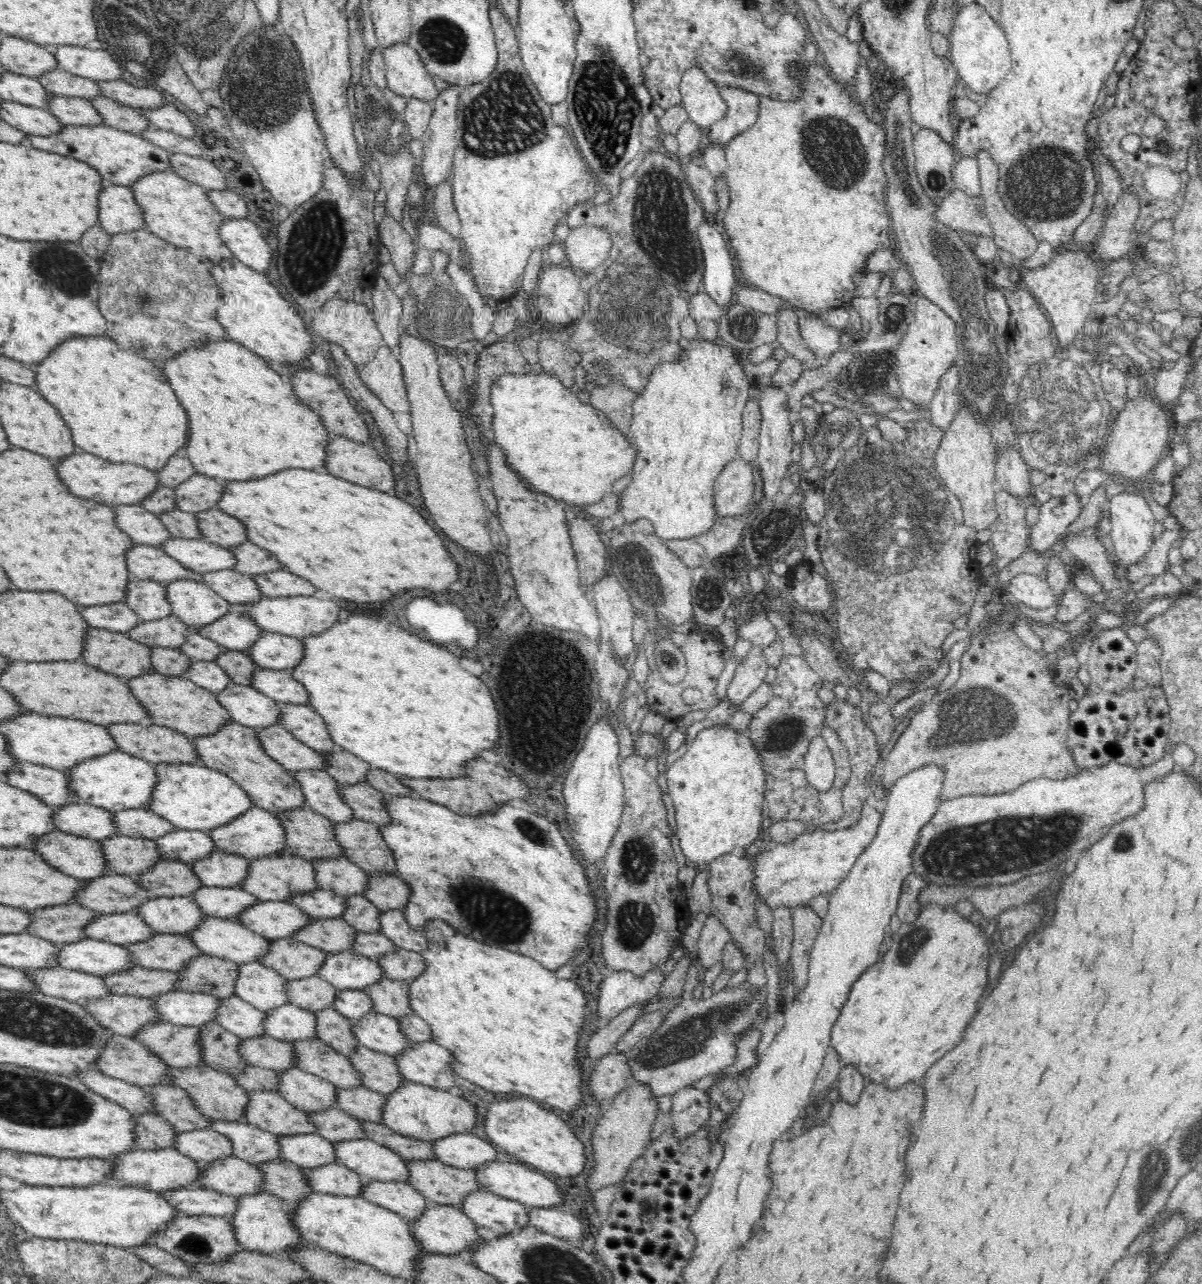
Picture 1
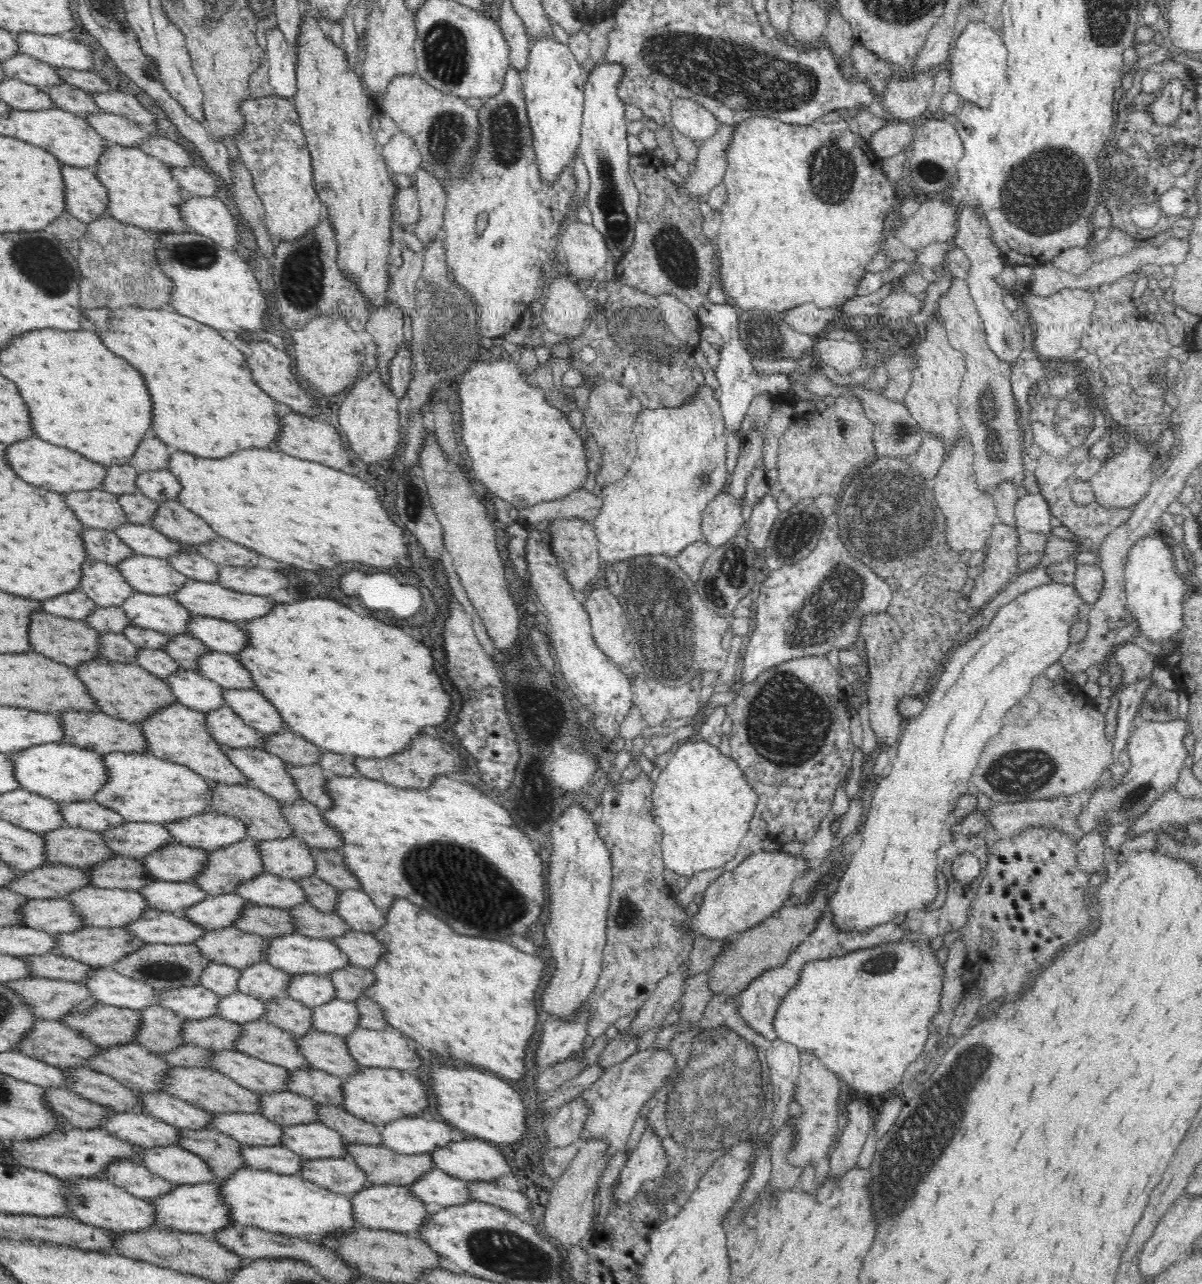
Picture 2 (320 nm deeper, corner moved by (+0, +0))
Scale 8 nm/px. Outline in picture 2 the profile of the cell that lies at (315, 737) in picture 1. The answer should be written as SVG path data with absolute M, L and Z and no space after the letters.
M248 688L222 690L224 706L230 707L242 722L263 734L285 730L284 721L272 703L262 693Z

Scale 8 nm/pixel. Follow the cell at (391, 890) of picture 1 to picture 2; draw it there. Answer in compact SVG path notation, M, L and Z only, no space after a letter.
M312 846L310 855L315 861L314 877L320 878L338 890L361 890L360 882L347 870L338 850Z

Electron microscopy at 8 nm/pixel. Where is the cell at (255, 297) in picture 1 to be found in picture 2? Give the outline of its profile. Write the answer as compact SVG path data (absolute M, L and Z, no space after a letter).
M188 232L155 233L154 259L174 288L170 288L168 308L182 316L197 320L216 330L252 331L257 335L264 328L266 298L252 268L232 248L227 249L207 236Z

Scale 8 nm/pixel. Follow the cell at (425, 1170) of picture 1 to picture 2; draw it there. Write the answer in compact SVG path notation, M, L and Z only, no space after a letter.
M345 1143L347 1159L366 1174L367 1184L407 1186L422 1174L435 1169L428 1152L400 1154L386 1146Z

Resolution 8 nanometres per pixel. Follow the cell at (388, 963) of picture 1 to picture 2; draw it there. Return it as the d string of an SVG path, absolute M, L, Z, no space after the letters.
M350 930L340 937L329 939L342 953L348 962L362 968L372 969L378 958L386 952L384 946L370 933Z

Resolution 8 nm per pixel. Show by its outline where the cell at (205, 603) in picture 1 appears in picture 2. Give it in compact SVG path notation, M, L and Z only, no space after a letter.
M128 556L116 564L112 564L134 591L167 596L176 592L189 580L180 572L174 570L166 559L154 556Z

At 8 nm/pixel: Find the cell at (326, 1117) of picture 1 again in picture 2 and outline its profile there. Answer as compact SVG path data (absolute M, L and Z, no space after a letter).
M288 1090L257 1092L258 1105L264 1118L280 1126L318 1122L316 1103L308 1097Z

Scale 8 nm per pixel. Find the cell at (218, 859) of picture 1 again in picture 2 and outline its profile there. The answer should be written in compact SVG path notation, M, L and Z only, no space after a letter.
M172 840L146 854L139 862L150 881L192 882L203 870L207 851Z

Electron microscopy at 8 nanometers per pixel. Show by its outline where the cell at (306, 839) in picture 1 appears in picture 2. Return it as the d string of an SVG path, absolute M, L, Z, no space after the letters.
M210 782L208 810L242 820L246 827L247 838L268 840L268 838L288 838L292 835L292 827L284 821L278 800L248 784Z

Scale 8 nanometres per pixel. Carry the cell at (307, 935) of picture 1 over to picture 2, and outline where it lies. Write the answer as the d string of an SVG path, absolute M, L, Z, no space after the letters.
M248 902L243 907L240 918L232 923L232 927L243 932L268 939L296 932L286 909L262 907Z

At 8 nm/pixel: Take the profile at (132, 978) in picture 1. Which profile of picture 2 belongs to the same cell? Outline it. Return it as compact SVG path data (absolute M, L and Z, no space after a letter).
M55 952L40 954L40 956L20 956L20 959L28 965L30 974L36 977L83 982L94 967L63 957Z

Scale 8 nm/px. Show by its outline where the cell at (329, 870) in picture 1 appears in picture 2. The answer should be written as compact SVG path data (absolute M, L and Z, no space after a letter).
M298 837L256 839L256 847L260 849L265 873L292 880L314 876L315 861L310 846Z

